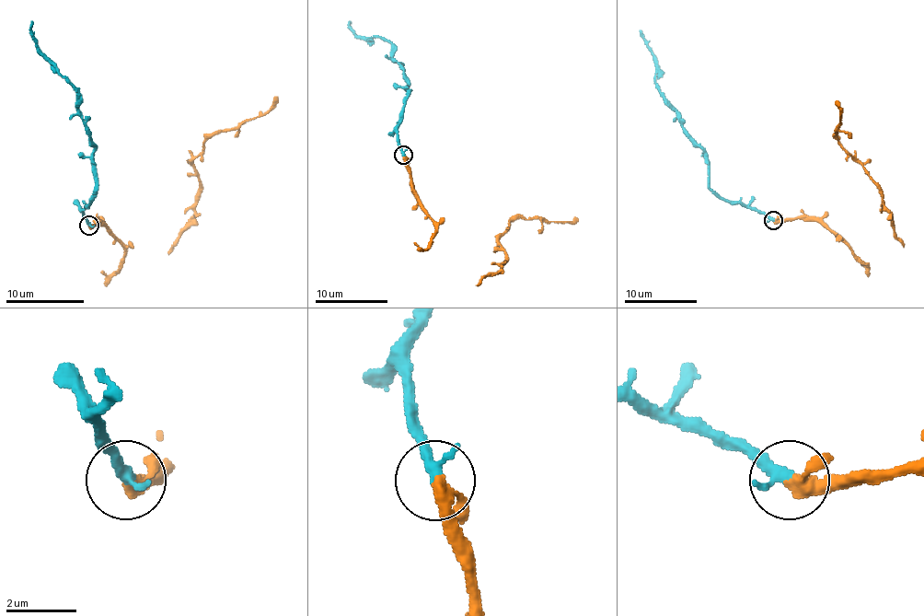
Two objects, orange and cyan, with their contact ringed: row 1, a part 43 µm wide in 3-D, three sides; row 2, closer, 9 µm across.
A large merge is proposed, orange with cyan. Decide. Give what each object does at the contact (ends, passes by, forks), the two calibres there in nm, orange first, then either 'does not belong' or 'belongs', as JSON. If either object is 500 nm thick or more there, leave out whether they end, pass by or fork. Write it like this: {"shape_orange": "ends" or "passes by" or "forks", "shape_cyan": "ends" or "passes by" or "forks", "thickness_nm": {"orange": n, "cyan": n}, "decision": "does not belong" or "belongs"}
{"shape_orange": "passes by", "shape_cyan": "ends", "thickness_nm": {"orange": 320, "cyan": 400}, "decision": "belongs"}

